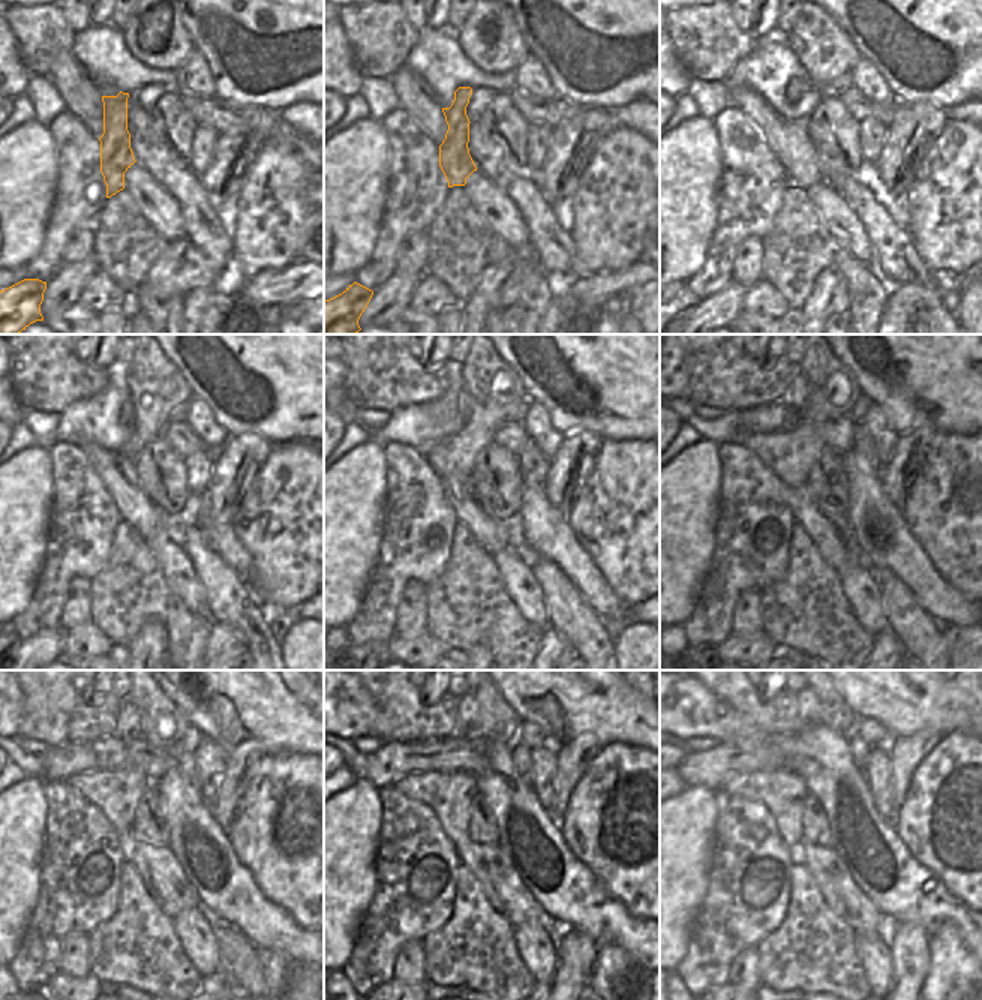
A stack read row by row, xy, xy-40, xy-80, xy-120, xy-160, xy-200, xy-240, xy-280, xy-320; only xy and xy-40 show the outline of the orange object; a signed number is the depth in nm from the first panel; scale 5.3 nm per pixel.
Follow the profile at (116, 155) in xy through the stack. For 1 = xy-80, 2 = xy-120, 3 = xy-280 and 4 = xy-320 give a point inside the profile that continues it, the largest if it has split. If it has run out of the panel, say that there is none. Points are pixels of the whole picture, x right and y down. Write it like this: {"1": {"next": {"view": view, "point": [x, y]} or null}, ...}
{"1": {"next": {"view": "xy-80", "point": [796, 87]}}, "2": {"next": {"view": "xy-120", "point": [126, 419]}}, "3": {"next": {"view": "xy-280", "point": [468, 714]}}, "4": {"next": {"view": "xy-320", "point": [807, 700]}}}

